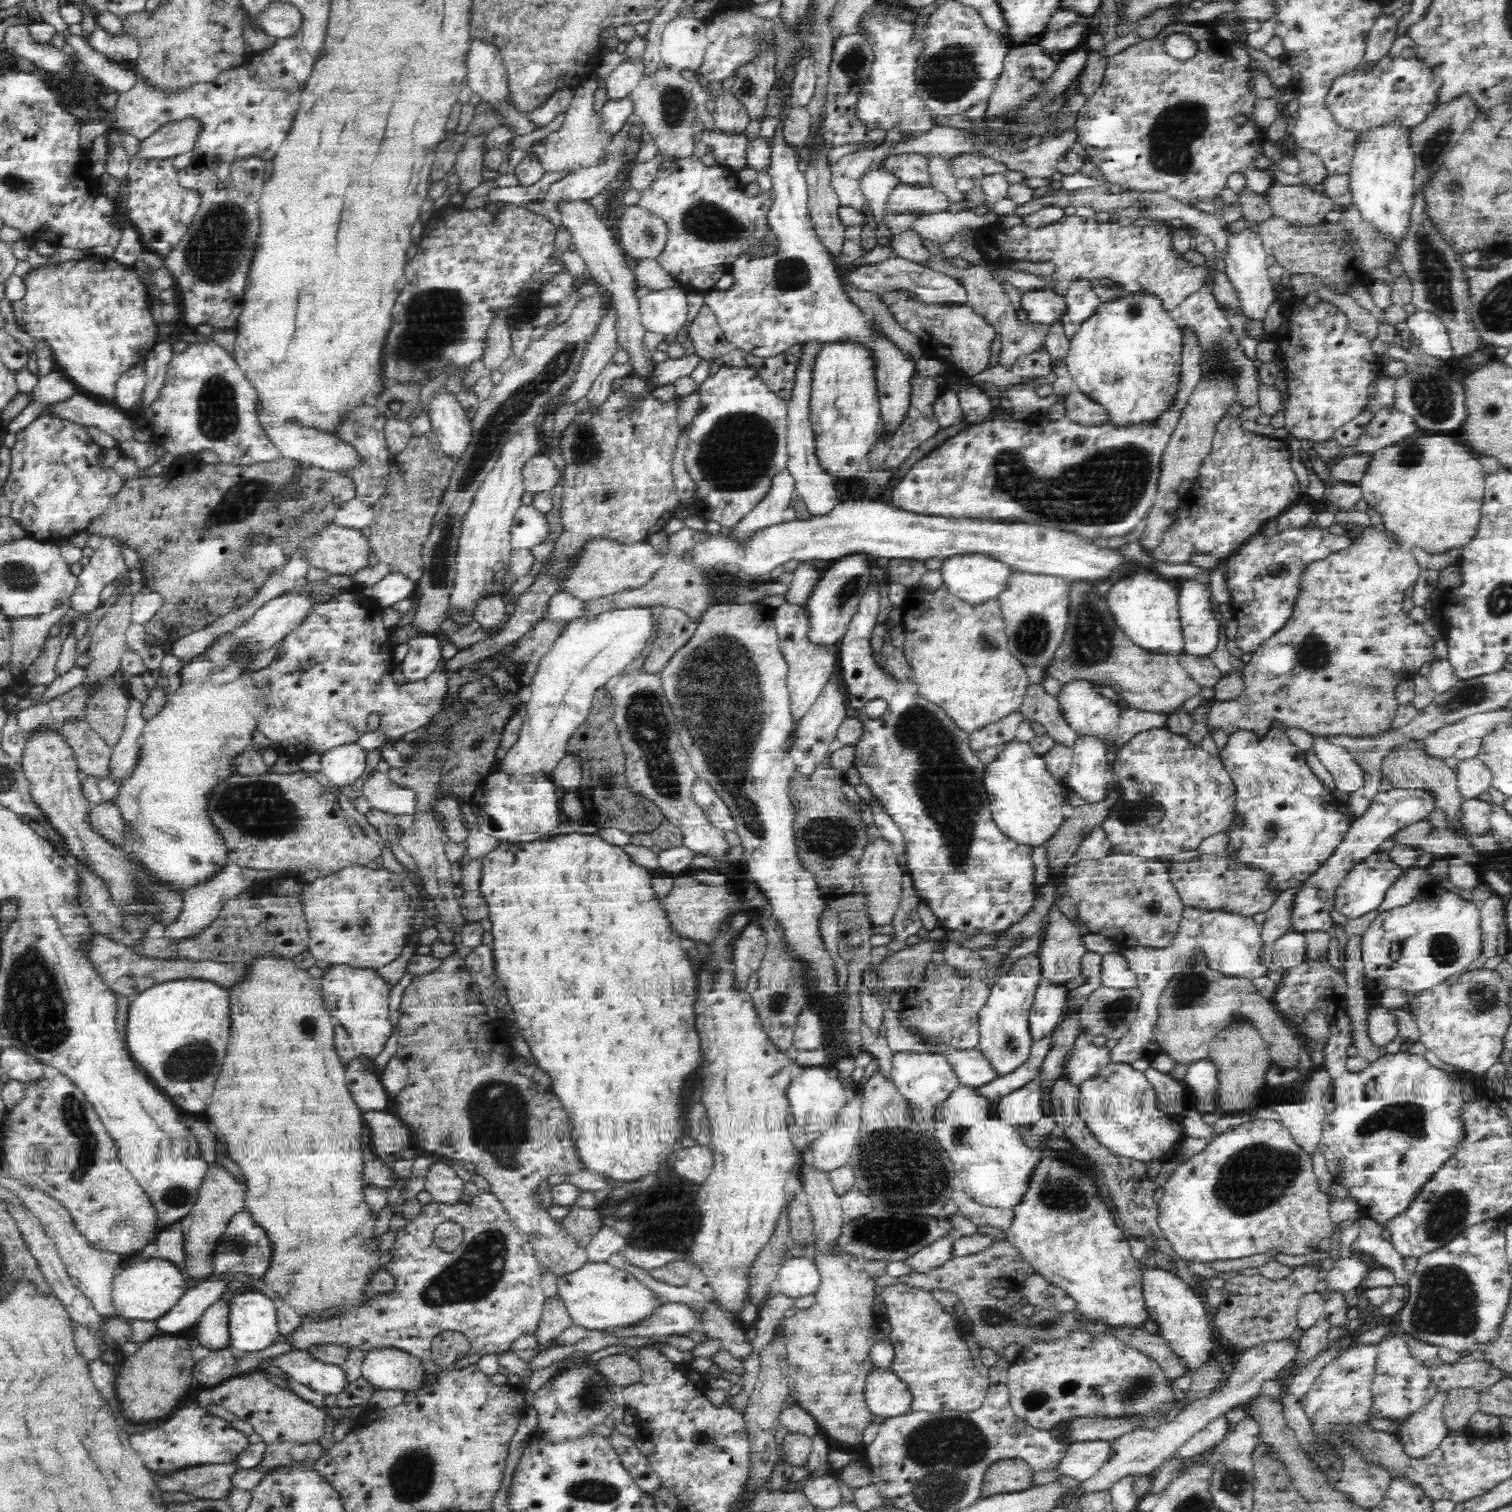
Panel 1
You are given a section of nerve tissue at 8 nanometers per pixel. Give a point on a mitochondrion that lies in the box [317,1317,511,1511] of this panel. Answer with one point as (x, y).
(411, 1475)

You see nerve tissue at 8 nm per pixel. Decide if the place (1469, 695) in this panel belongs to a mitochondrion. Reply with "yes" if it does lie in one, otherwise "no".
yes

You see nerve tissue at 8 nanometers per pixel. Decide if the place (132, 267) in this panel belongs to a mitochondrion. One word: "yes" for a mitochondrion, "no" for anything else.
no

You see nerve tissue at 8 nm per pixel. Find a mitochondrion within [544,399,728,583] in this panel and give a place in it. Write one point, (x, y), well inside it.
(586, 452)

